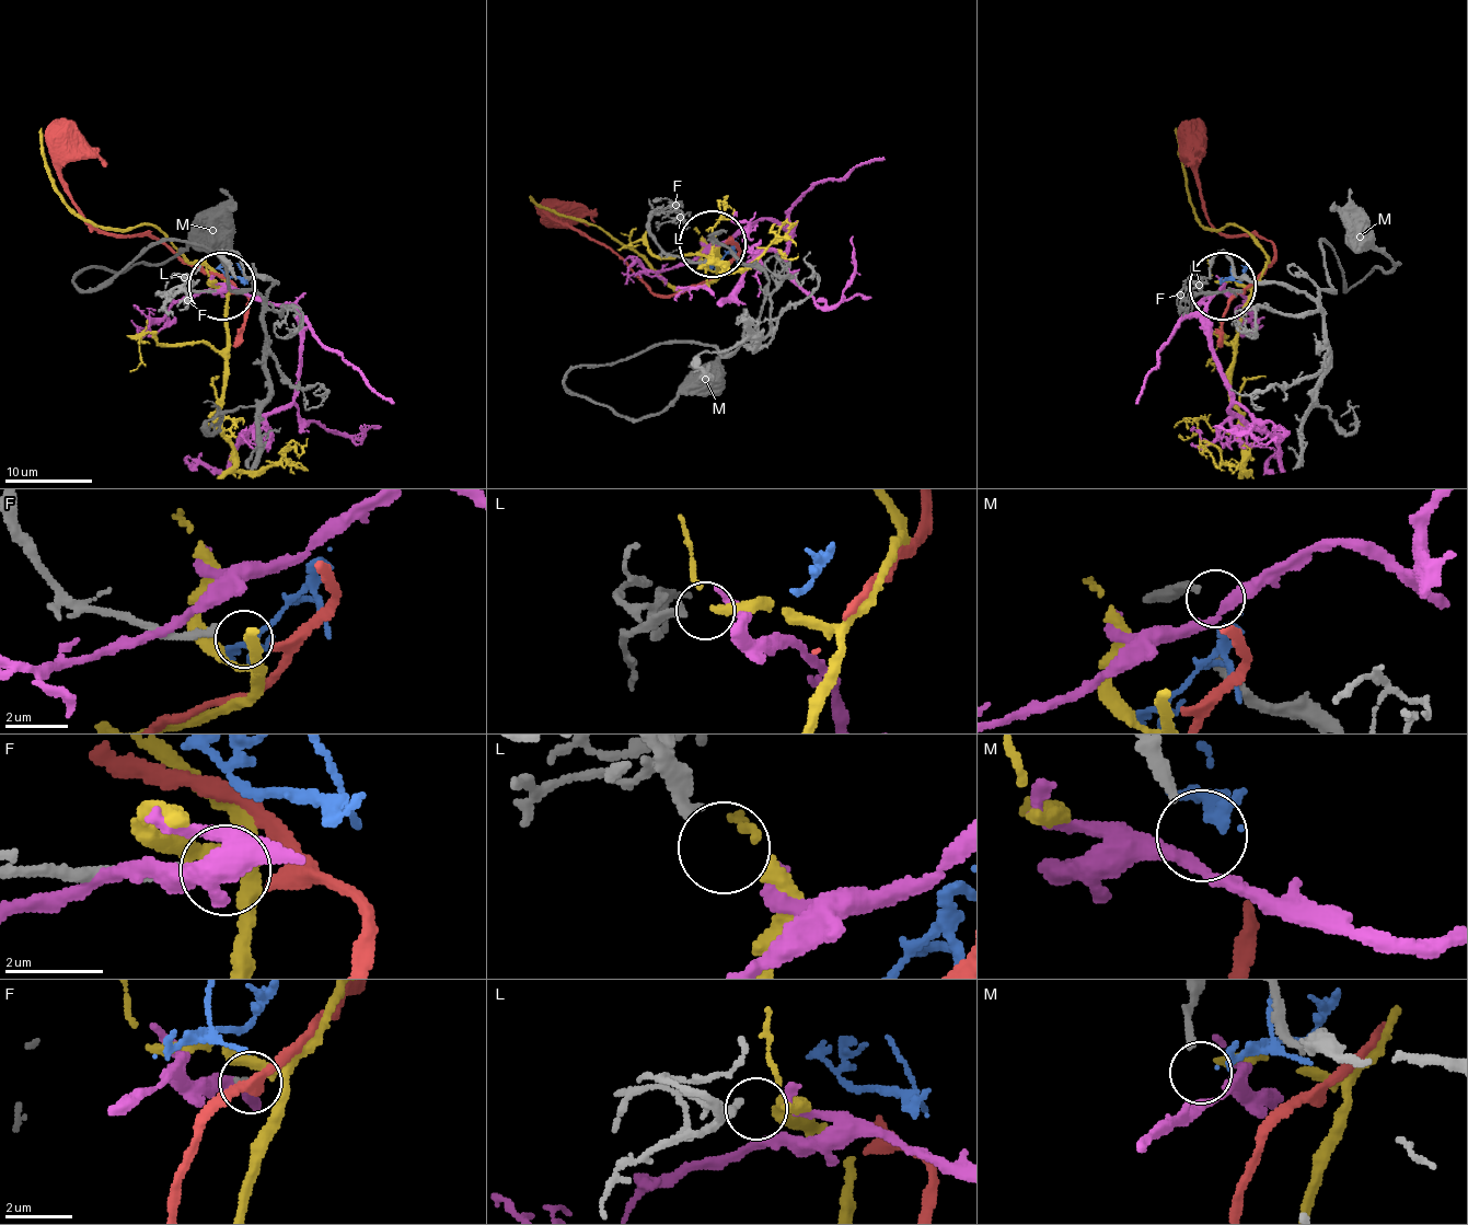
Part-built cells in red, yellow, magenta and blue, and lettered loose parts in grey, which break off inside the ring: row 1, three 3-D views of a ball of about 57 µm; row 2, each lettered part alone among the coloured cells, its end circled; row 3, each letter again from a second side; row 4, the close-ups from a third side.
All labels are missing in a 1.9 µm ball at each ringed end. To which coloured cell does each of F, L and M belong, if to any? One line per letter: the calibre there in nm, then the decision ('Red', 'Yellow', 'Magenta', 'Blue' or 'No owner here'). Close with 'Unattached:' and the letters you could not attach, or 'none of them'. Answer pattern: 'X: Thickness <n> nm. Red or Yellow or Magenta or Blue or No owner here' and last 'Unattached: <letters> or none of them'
F: Thickness 240 nm. Red
L: Thickness 280 nm. Yellow
M: Thickness 220 nm. Blue
Unattached: none of them

